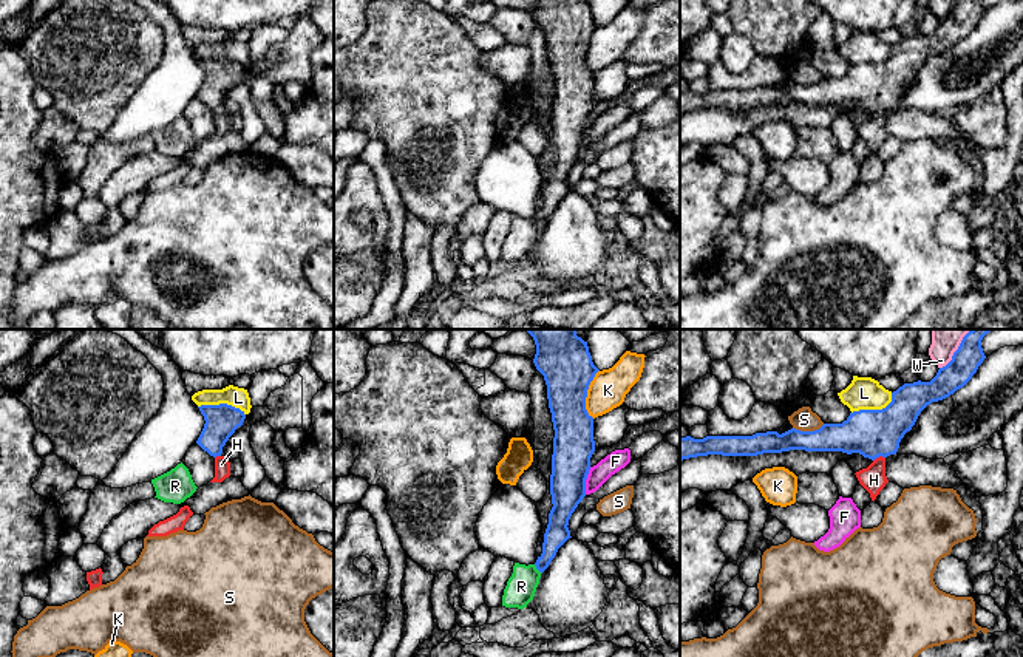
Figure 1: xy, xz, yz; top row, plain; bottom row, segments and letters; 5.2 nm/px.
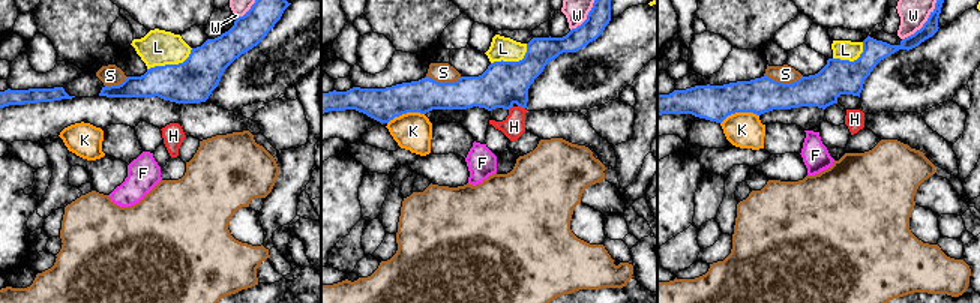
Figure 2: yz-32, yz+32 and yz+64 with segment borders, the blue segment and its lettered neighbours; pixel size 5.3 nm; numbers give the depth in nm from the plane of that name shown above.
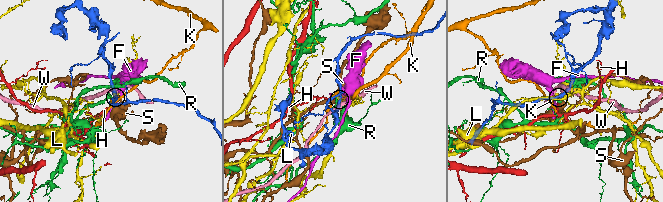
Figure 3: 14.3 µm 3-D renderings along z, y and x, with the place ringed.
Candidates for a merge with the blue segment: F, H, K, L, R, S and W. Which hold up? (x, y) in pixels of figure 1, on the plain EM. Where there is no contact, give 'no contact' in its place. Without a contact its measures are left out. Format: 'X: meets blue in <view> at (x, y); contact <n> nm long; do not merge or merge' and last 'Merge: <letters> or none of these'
F: meets blue in xz at (584, 135); contact 150 nm long; do not merge
H: meets blue in yz at (878, 110); contact 70 nm long; do not merge
K: meets blue in xz at (586, 48); contact 260 nm long; do not merge
L: meets blue in xy at (221, 57); contact 260 nm long; do not merge
R: meets blue in xz at (538, 223); contact 60 nm long; do not merge
S: meets blue in yz at (808, 85); contact 170 nm long; do not merge
W: meets blue in yz at (952, 13); contact 160 nm long; do not merge
Merge: none of these

